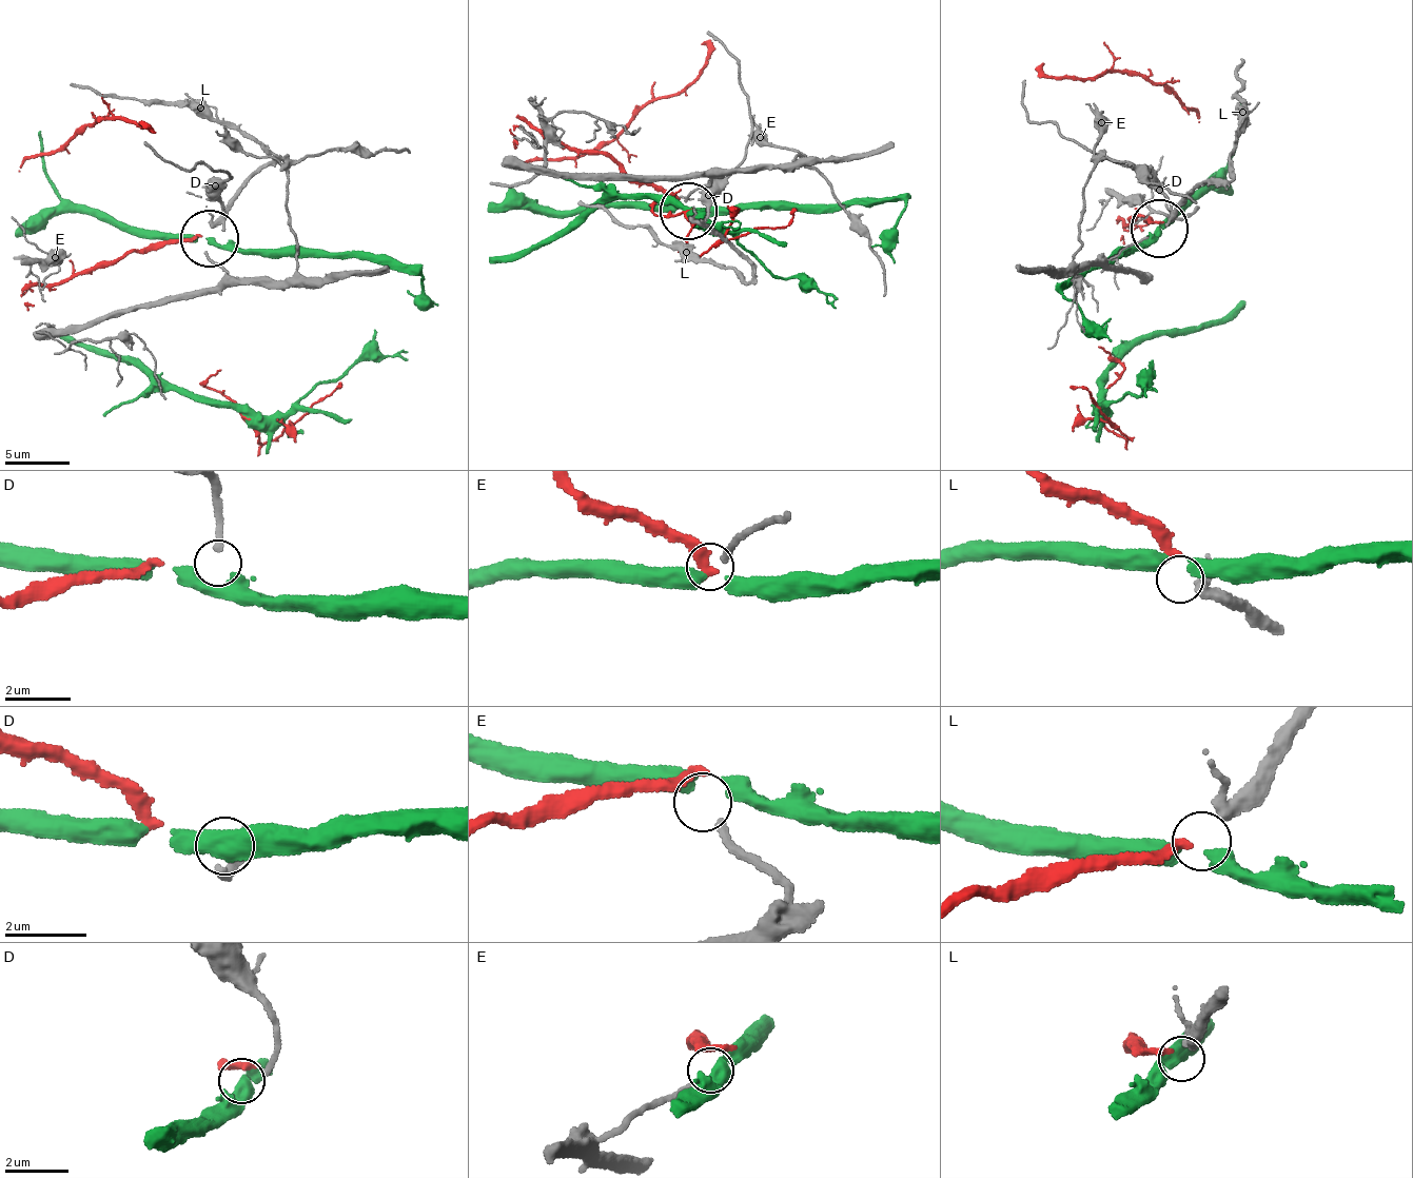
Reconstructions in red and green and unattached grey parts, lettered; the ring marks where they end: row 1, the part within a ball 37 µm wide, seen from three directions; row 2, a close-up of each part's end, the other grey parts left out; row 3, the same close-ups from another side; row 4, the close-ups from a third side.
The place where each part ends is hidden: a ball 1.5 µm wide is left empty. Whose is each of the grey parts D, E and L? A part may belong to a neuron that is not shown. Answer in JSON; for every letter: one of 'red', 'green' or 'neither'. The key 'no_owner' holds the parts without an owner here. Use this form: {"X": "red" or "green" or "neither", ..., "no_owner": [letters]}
{"D": "green", "E": "neither", "L": "red", "no_owner": ["E"]}

